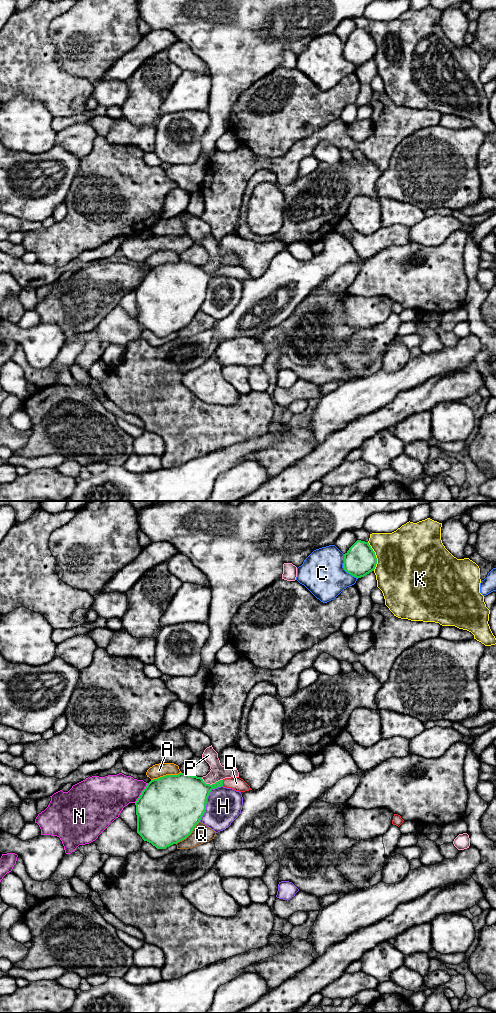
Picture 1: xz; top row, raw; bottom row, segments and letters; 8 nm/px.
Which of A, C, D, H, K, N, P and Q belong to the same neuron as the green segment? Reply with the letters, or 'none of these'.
D

